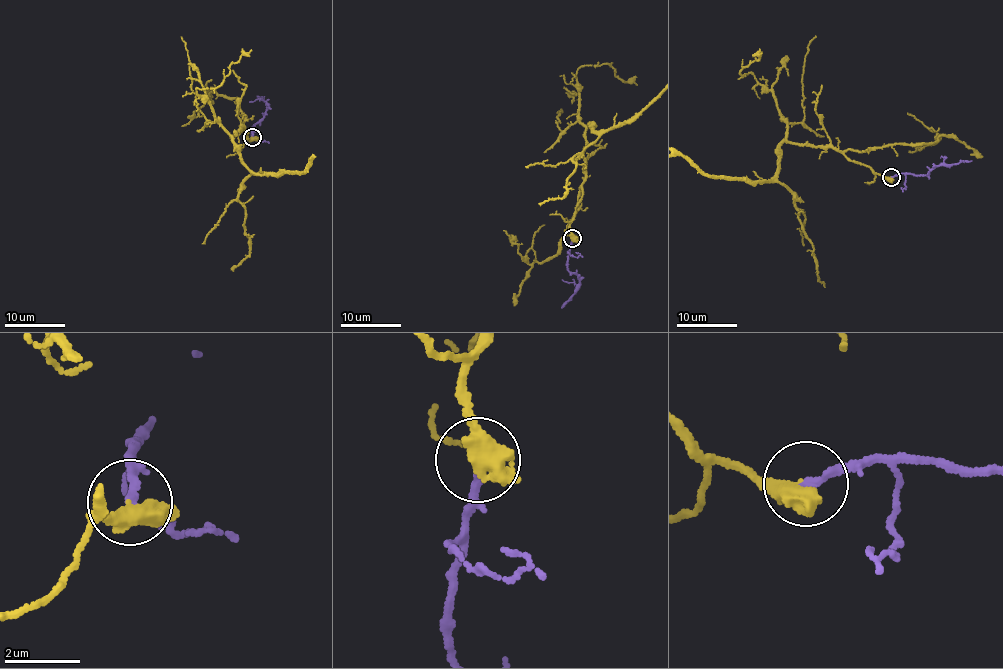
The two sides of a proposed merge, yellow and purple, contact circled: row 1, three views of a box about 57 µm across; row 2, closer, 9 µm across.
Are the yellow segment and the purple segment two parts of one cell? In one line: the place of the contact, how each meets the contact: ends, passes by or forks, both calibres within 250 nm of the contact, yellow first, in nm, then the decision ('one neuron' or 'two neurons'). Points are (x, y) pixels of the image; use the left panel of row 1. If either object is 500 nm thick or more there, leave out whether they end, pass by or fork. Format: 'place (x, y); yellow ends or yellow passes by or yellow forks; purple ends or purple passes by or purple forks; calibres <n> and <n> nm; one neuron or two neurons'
place (252, 137); yellow passes by; purple ends; calibres 480 and 240 nm; one neuron

